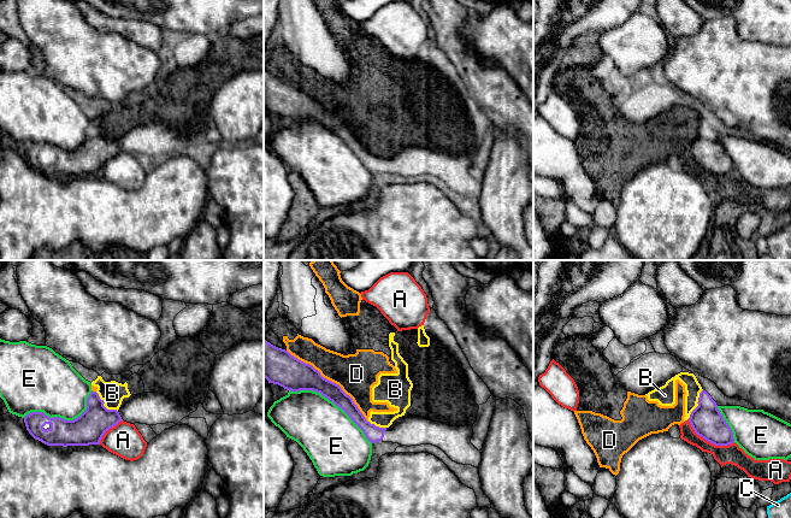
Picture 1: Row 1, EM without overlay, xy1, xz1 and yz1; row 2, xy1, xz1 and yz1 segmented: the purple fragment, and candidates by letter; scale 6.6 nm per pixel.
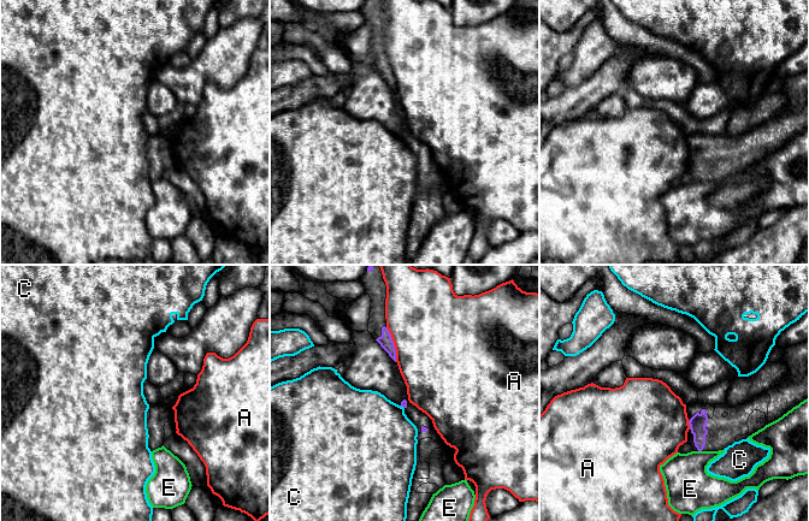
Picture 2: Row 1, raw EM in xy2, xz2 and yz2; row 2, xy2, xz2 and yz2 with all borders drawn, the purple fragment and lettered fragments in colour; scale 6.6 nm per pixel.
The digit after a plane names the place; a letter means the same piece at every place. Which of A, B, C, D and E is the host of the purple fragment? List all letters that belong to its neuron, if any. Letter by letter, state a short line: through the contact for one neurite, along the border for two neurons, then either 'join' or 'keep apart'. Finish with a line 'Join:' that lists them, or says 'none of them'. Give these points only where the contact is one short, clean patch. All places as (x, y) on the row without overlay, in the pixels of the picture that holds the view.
A: keep apart
B: line xy1 (95, 122), (107, 139), (117, 141); keep apart
C: keep apart
D: keep apart
E: keep apart
Join: none of them

